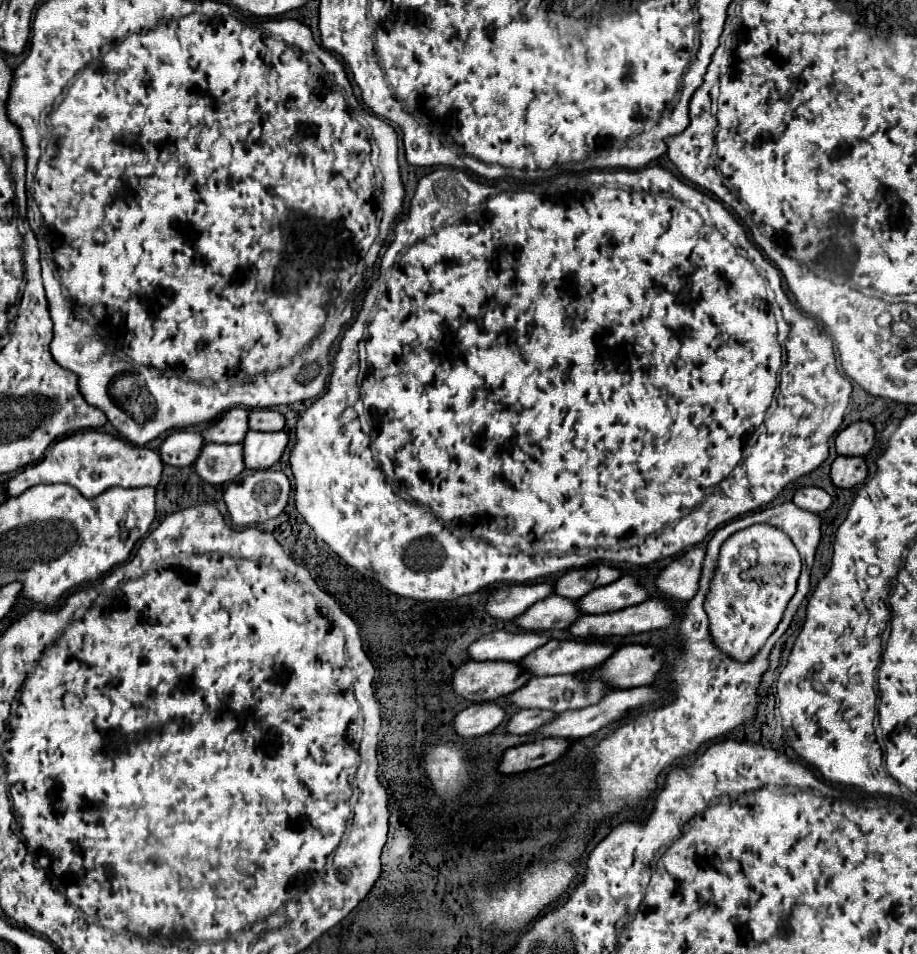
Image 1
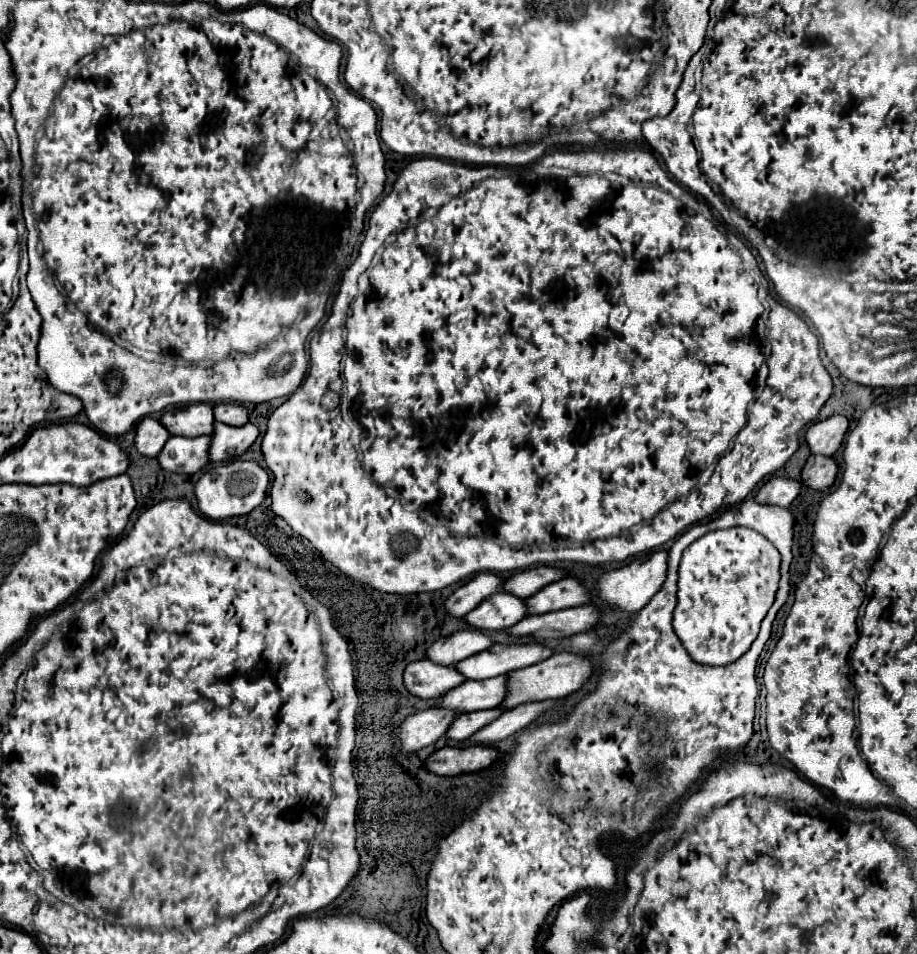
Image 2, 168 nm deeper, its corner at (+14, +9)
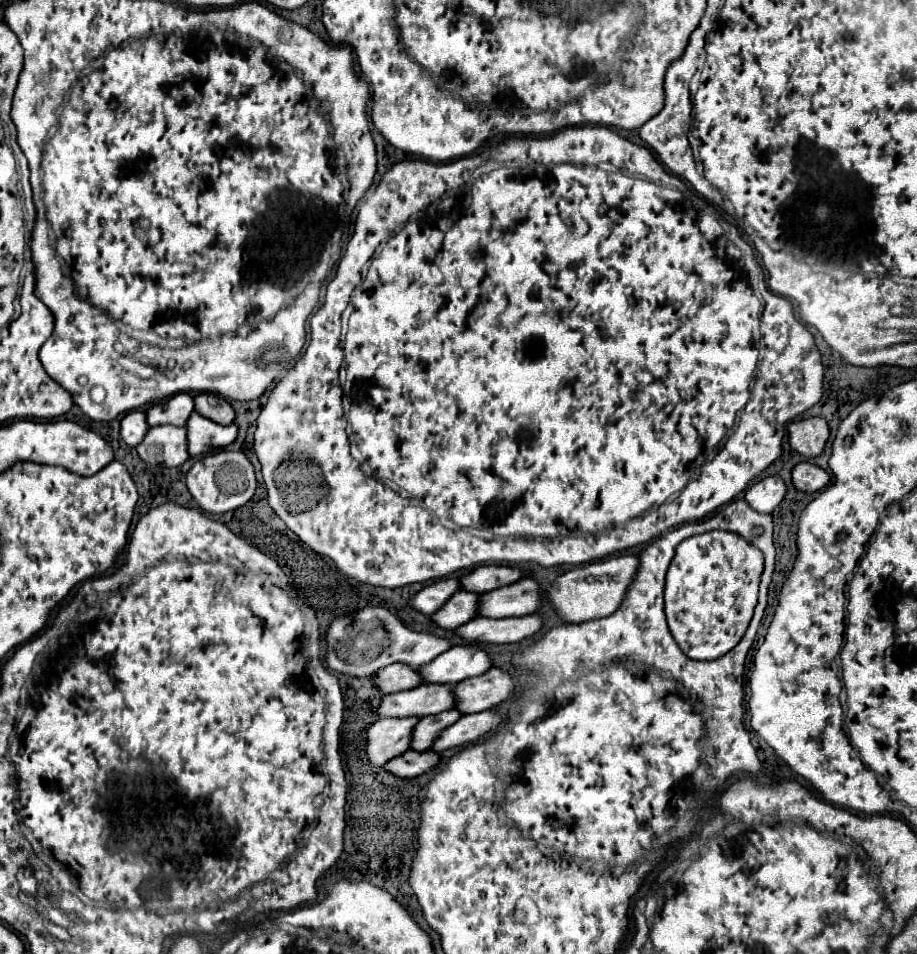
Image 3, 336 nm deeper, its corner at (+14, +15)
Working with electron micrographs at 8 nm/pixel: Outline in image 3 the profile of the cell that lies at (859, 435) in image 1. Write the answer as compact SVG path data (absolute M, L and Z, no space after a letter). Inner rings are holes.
M821 417L801 419L787 425L789 445L795 453L803 455L805 459L813 459L821 455L827 439L829 439L829 427L827 421Z

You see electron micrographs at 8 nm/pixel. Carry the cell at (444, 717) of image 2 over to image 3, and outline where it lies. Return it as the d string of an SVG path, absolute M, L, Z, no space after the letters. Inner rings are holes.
M417 717L405 719L377 719L367 729L367 759L373 765L385 765L385 761L405 753L411 743L411 731Z

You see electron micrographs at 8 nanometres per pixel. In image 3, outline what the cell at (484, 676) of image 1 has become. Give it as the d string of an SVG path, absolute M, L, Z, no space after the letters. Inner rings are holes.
M393 663L385 669L381 669L375 679L373 685L379 693L389 695L389 693L399 693L399 691L407 691L413 689L417 685L421 685L421 677L417 673L417 669L409 667L409 665L401 665L401 663Z

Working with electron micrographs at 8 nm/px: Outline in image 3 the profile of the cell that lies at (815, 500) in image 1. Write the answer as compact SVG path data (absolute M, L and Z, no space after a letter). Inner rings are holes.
M773 475L753 483L745 493L745 501L749 503L751 509L759 513L771 513L783 501L785 493L787 493L787 487L783 479Z

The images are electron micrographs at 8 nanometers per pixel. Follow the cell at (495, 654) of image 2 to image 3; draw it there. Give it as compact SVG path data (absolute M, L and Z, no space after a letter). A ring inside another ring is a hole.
M457 645L439 657L435 657L429 665L419 669L423 683L435 685L455 685L457 681L479 677L491 667L489 655L473 645Z

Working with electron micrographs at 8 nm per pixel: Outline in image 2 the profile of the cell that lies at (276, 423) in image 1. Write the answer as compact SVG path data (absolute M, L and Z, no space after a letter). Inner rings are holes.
M219 403L213 407L215 419L233 427L241 427L245 423L249 423L249 411L239 405L239 403Z

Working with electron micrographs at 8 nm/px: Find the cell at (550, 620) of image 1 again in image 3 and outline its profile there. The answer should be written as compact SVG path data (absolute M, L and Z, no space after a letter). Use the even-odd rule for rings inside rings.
M461 591L461 593L455 593L455 597L449 597L449 601L429 619L443 629L455 629L457 625L463 625L475 617L477 605L479 605L477 593Z

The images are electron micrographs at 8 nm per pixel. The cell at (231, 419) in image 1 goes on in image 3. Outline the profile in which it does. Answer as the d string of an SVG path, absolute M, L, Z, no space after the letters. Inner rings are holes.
M177 393L145 411L149 425L177 425L185 427L187 417L193 411L193 397L189 393Z

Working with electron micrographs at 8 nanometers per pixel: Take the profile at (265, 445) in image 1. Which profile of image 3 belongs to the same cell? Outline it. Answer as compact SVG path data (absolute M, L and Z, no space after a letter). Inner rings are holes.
M197 411L189 415L187 421L187 445L189 455L199 457L209 451L217 451L221 447L227 447L237 437L237 425L219 425L211 419L205 419Z

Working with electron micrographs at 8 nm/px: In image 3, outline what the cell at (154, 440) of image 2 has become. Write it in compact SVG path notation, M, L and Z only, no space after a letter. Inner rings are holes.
M131 411L121 419L121 437L129 447L135 447L141 443L141 439L145 437L149 425L145 421L145 413L143 411Z

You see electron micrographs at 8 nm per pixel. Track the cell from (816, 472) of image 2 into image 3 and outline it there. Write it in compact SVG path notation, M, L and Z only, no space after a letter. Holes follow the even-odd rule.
M803 461L803 463L797 463L791 471L791 477L793 477L793 485L797 491L803 491L803 493L815 493L815 491L821 491L827 483L829 483L829 475L809 463L809 461Z

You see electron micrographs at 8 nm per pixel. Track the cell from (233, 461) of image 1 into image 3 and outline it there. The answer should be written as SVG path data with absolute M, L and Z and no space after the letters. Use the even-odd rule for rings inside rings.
M159 425L149 427L145 441L137 445L139 457L149 465L163 465L163 467L179 467L189 459L187 453L187 429L173 427L173 425Z

